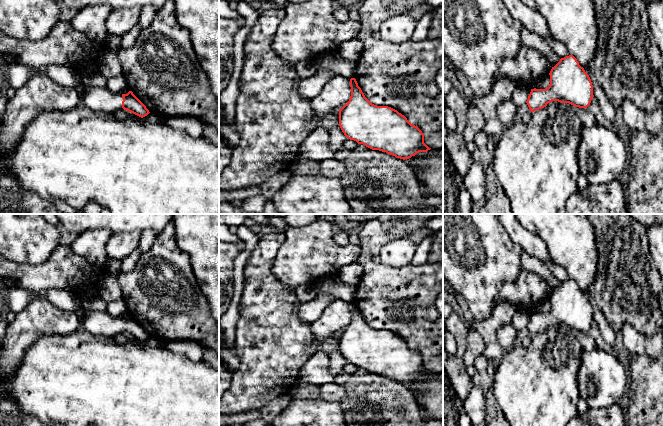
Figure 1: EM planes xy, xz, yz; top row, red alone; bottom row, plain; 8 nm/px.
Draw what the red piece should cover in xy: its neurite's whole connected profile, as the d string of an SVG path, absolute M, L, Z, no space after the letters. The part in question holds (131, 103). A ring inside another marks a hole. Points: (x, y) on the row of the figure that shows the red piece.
M13 64L9 70L10 86L18 90L30 78L36 75L47 77L65 87L75 88L83 84L84 95L81 104L91 110L104 112L113 116L117 110L124 109L141 118L150 113L132 91L129 91L127 94L112 93L107 88L87 85L80 73L70 67L62 65L50 65L45 67L41 73L36 73L27 66Z

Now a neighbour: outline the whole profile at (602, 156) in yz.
M602 125L584 127L578 148L578 165L589 184L617 180L625 168L627 150L614 129Z

